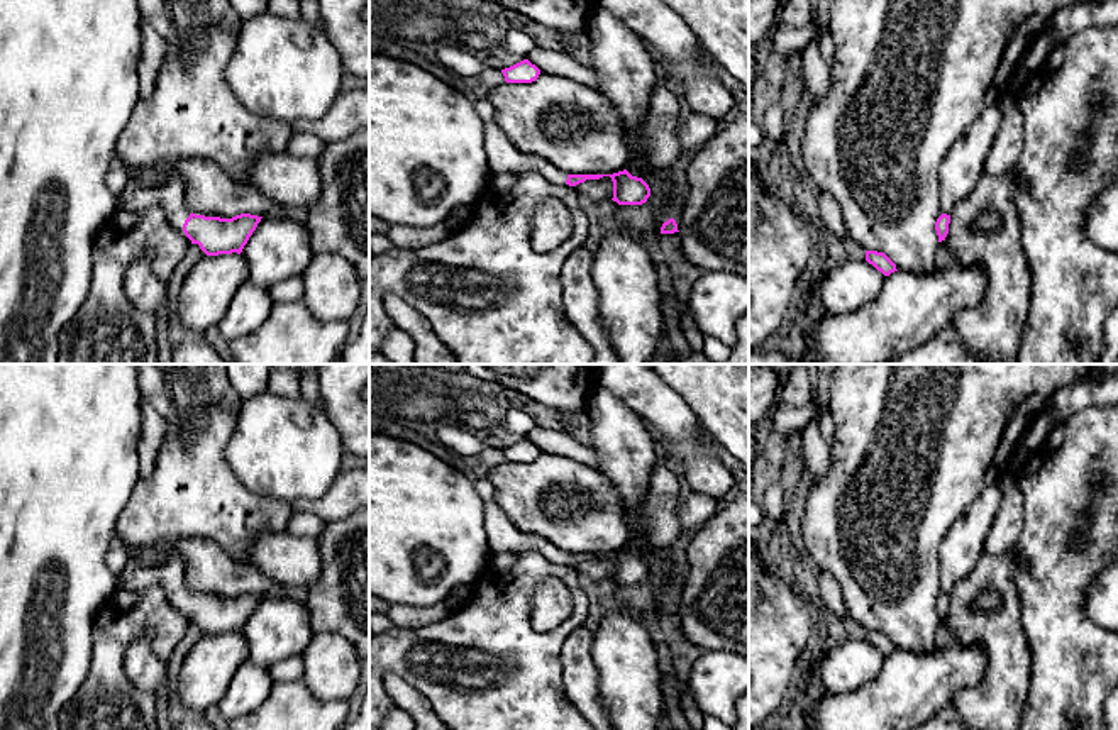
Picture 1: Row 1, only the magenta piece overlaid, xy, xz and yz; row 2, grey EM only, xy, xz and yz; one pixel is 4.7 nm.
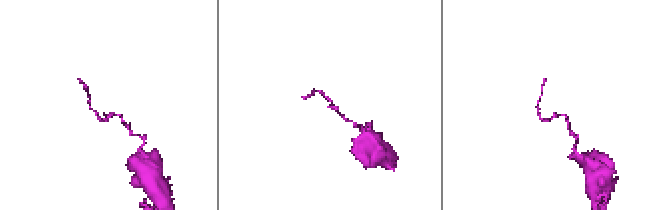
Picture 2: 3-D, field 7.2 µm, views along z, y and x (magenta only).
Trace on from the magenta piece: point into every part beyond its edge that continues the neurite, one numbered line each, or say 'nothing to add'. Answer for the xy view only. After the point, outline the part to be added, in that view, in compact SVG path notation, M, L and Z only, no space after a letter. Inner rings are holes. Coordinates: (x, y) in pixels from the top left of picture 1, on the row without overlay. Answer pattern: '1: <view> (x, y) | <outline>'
1: xy (170, 576) | M178 561L159 567L129 564L117 578L117 589L137 593L147 588L163 588L169 603L183 611L183 603L190 596L185 583L185 569Z

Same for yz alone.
nothing to add

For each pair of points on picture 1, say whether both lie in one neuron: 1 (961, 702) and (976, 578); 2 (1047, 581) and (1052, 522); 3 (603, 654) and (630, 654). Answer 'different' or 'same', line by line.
1: same
2: same
3: same

